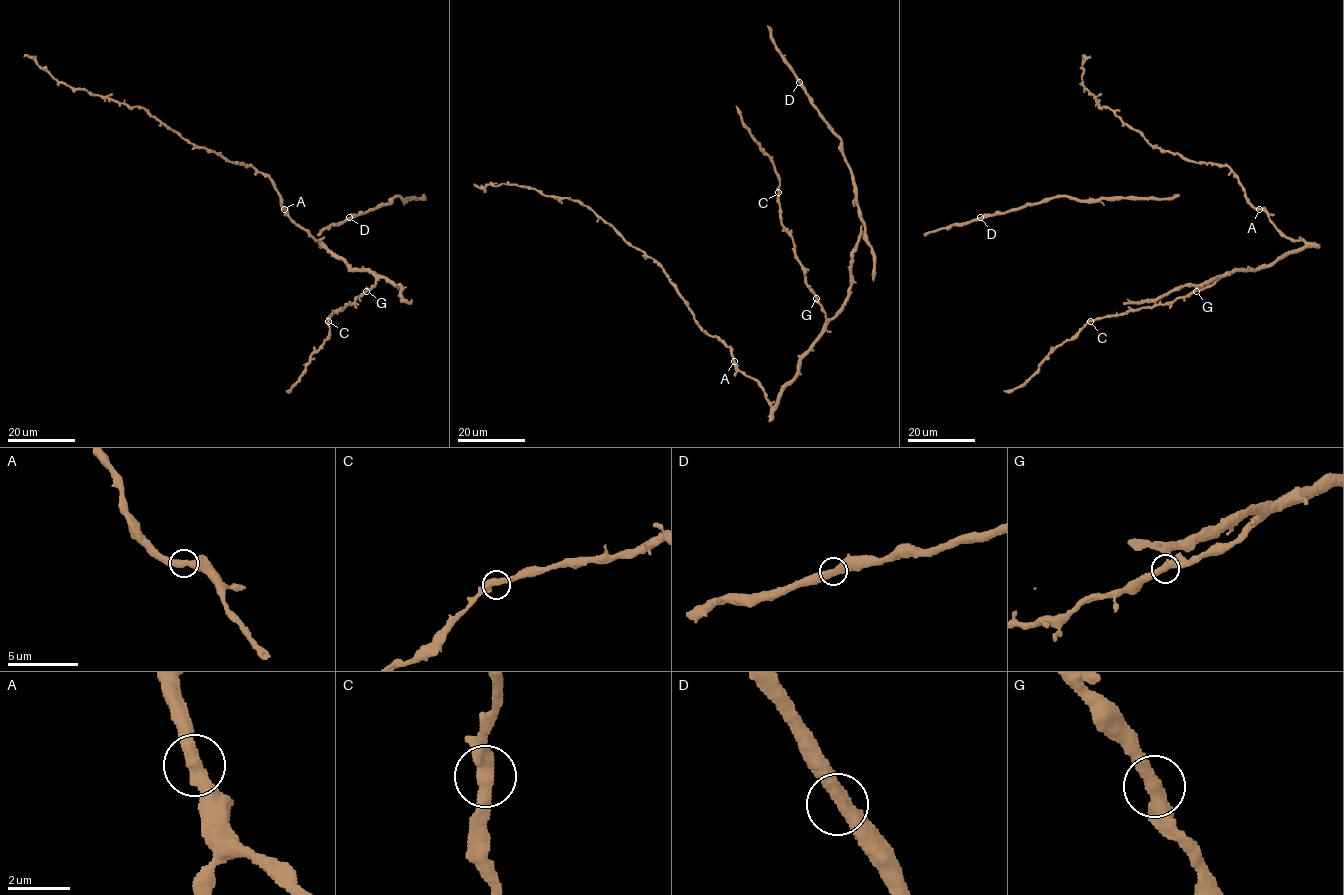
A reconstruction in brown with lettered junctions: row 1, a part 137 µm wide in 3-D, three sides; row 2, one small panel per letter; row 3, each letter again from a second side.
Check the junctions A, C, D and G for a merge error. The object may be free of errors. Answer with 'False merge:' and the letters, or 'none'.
False merge: none

